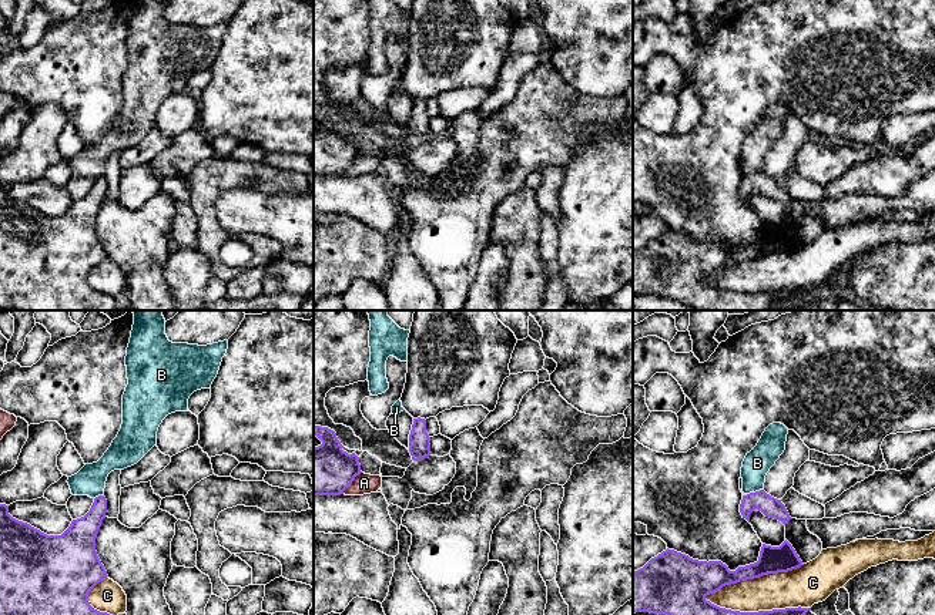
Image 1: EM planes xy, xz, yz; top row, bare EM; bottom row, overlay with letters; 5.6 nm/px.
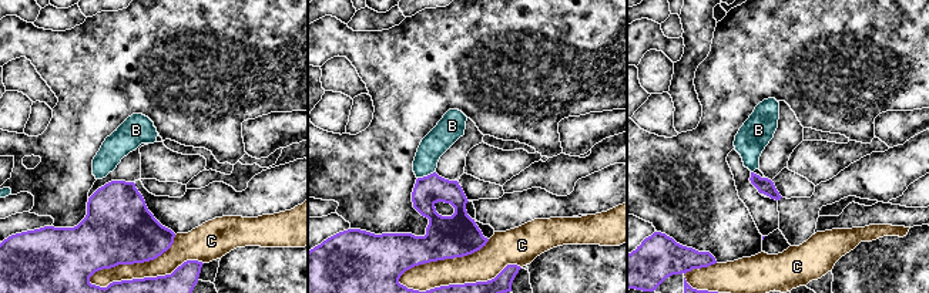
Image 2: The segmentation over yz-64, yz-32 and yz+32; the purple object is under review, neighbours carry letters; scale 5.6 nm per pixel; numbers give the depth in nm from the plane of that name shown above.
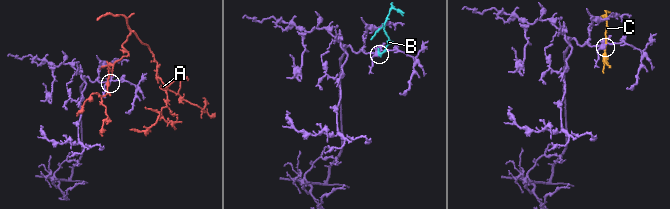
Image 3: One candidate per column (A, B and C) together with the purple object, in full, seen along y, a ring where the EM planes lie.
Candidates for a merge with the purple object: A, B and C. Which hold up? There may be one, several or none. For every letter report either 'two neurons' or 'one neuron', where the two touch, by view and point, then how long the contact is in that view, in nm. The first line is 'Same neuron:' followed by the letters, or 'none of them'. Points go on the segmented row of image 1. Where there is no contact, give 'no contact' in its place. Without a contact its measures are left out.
Same neuron: none of them
A: two neurons; contact xz (351, 483); length 170 nm
B: two neurons; contact yz (756, 491); length 90 nm
C: two neurons; contact yz (754, 577); length 600 nm

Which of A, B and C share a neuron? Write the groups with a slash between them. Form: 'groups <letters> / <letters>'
groups A / B / C

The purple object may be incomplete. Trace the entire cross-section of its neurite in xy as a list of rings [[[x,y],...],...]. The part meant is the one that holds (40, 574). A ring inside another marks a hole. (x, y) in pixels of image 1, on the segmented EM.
[[[98,495],[90,511],[73,520],[61,535],[47,535],[13,518],[9,505],[0,504],[0,615],[110,615],[94,609],[88,602],[90,591],[108,577],[95,551],[95,538],[105,512],[107,500]]]

